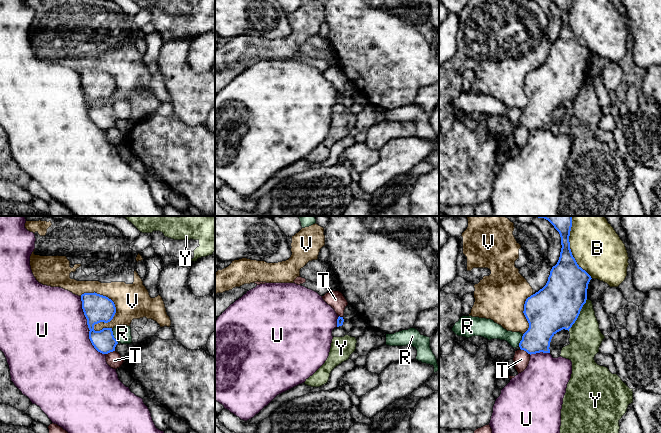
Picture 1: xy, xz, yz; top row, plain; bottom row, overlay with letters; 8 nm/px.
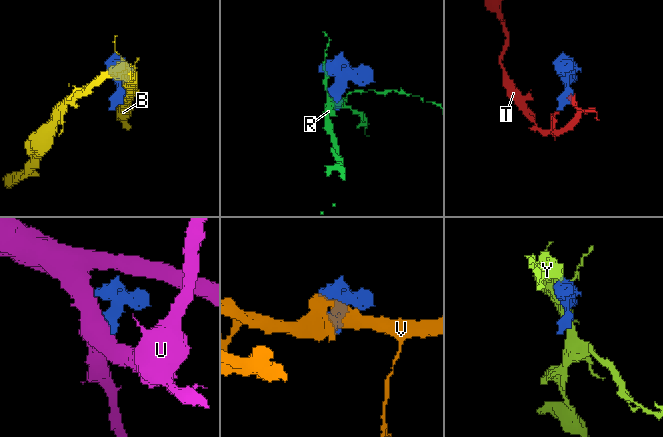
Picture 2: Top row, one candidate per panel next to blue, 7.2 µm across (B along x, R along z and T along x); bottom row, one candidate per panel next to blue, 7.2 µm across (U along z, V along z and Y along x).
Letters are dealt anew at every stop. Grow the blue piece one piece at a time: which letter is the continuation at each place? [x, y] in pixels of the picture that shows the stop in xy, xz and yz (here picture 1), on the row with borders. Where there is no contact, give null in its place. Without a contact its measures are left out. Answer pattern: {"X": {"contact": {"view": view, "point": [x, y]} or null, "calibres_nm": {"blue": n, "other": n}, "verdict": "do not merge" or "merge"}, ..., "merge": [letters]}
{"B": {"contact": {"view": "yz", "point": [569, 247]}, "calibres_nm": {"blue": 280, "other": 400}, "verdict": "do not merge"}, "R": {"contact": {"view": "xy", "point": [113, 336]}, "calibres_nm": {"blue": 220, "other": 140}, "verdict": "do not merge"}, "T": {"contact": {"view": "yz", "point": [525, 350]}, "calibres_nm": {"blue": 220, "other": 130}, "verdict": "do not merge"}, "U": {"contact": {"view": "xy", "point": [83, 311]}, "calibres_nm": {"blue": 220, "other": 500}, "verdict": "do not merge"}, "V": {"contact": {"view": "xy", "point": [114, 314]}, "calibres_nm": {"blue": 220, "other": 280}, "verdict": "do not merge"}, "Y": {"contact": {"view": "yz", "point": [578, 315]}, "calibres_nm": {"blue": 380, "other": 260}, "verdict": "do not merge"}, "merge": []}

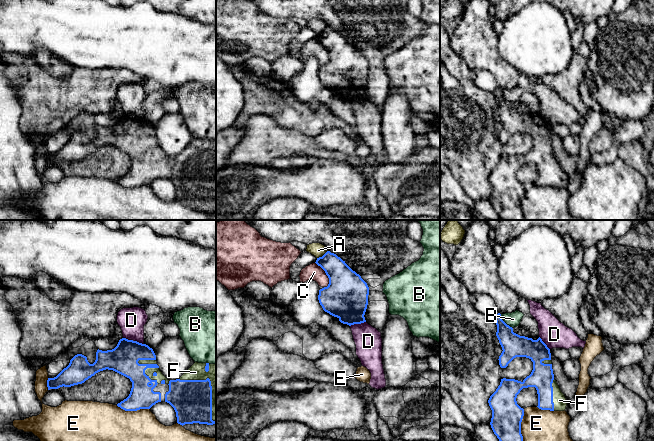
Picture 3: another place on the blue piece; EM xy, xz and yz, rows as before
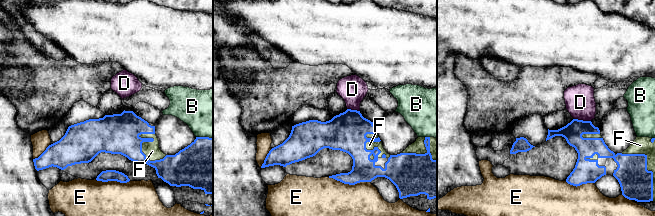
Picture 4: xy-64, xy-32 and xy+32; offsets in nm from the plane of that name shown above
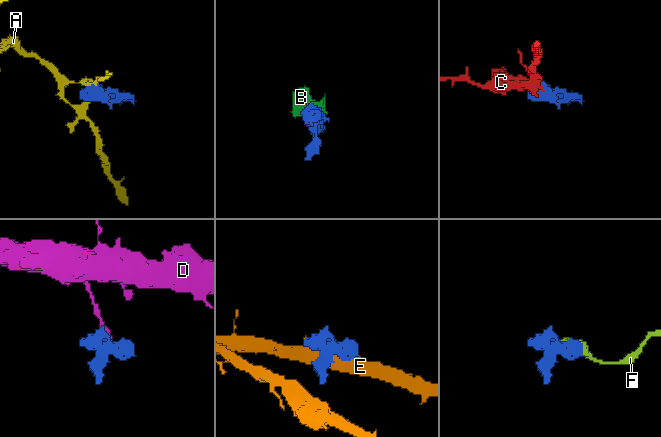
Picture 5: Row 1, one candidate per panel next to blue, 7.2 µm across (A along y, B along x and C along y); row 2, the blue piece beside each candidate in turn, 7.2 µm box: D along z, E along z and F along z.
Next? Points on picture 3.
{"A": {"contact": {"view": "xz", "point": [323, 255]}, "calibres_nm": {"blue": 220, "other": 110}, "verdict": "do not merge"}, "B": {"contact": {"view": "yz", "point": [504, 322]}, "calibres_nm": {"blue": 190, "other": 120}, "verdict": "do not merge"}, "C": {"contact": {"view": "xz", "point": [326, 274]}, "calibres_nm": {"blue": 360, "other": 130}, "verdict": "do not merge"}, "D": {"contact": {"view": "xy", "point": [132, 340]}, "calibres_nm": {"blue": 240, "other": 200}, "verdict": "do not merge"}, "E": {"contact": {"view": "xy", "point": [133, 410]}, "calibres_nm": {"blue": 200, "other": 300}, "verdict": "do not merge"}, "F": {"contact": {"view": "xy", "point": [147, 364]}, "calibres_nm": {"blue": 240, "other": 30}, "verdict": "merge"}, "merge": ["F"]}

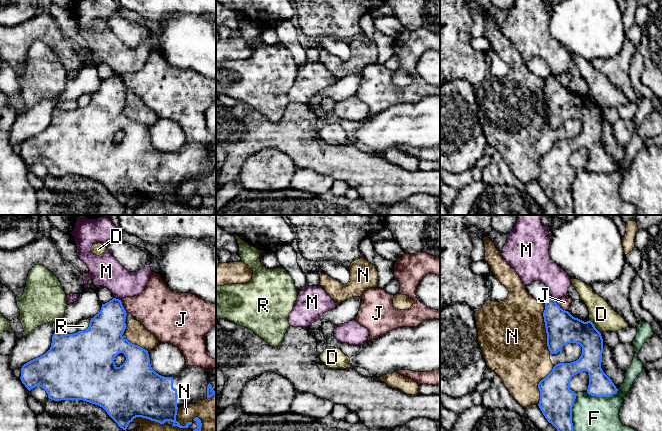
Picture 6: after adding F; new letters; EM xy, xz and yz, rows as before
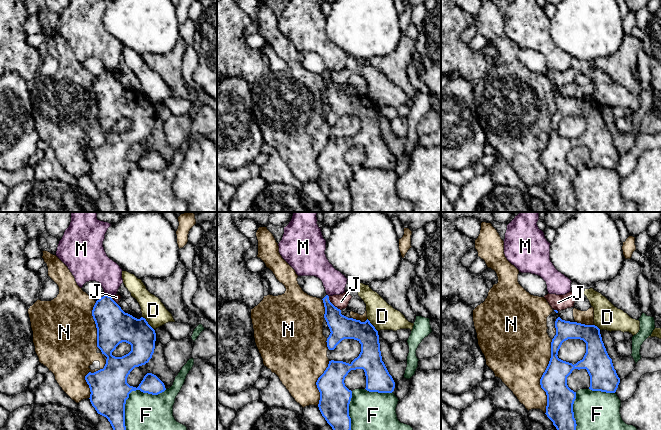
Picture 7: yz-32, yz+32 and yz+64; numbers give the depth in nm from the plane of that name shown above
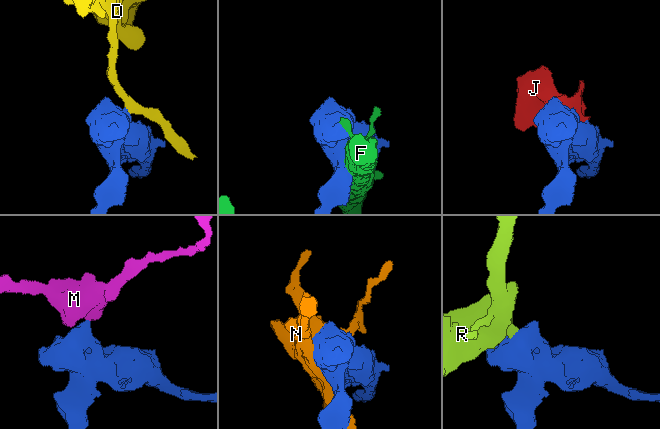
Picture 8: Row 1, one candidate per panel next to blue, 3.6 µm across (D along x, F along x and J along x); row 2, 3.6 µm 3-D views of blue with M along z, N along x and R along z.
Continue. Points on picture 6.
{"D": {"contact": {"view": "yz", "point": [594, 326]}, "calibres_nm": {"blue": 240, "other": 200}, "verdict": "do not merge"}, "F": {"contact": {"view": "yz", "point": [571, 412]}, "calibres_nm": {"blue": 280, "other": 280}, "verdict": "do not merge"}, "J": {"contact": {"view": "yz", "point": [561, 308]}, "calibres_nm": {"blue": 260, "other": 90}, "verdict": "do not merge"}, "M": {"contact": {"view": "xy", "point": [117, 299]}, "calibres_nm": {"blue": 280, "other": 240}, "verdict": "do not merge"}, "N": {"contact": {"view": "yz", "point": [545, 327]}, "calibres_nm": {"blue": 260, "other": 500}, "verdict": "do not merge"}, "R": {"contact": {"view": "xy", "point": [85, 330]}, "calibres_nm": {"blue": 480, "other": 70}, "verdict": "do not merge"}, "merge": []}

